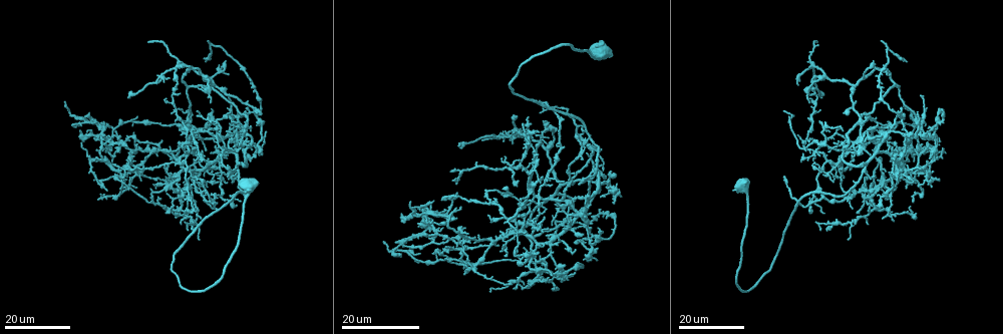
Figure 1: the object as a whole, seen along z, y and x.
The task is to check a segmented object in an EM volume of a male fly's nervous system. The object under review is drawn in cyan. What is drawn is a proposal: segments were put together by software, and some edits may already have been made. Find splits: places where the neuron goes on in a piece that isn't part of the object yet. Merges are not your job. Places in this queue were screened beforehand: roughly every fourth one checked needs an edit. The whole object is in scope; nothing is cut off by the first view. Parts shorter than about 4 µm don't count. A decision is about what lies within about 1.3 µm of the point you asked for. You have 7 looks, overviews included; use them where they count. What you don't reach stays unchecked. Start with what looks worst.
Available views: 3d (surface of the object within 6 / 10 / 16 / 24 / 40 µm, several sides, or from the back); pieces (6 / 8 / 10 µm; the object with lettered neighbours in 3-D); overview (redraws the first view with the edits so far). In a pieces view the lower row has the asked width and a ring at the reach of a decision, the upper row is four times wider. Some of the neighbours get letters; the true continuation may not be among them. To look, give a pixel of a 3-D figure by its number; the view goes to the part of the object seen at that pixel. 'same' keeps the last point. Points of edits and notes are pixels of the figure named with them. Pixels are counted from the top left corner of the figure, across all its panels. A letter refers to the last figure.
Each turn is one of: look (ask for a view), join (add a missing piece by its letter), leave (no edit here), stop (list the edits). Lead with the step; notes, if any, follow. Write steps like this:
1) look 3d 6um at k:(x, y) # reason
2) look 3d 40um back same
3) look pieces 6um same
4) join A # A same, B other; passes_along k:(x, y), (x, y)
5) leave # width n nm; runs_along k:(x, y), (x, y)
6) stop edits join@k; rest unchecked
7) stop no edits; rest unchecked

look 3d 16um at 1:(82, 143)

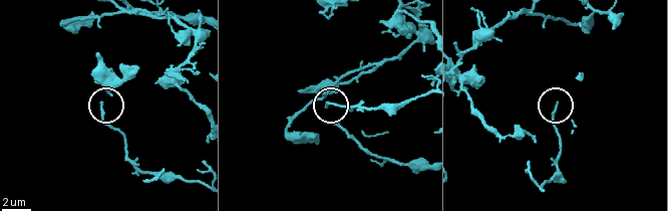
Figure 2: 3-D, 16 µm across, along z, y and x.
look pieces 6um at 2:(327, 106)

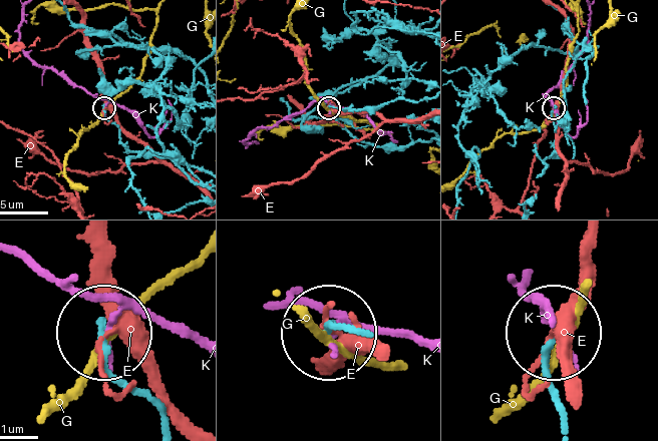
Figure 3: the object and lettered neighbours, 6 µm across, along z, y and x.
leave # width 150 nm; E other, G other, K other; no lettered piece goes on from it

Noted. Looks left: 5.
look 3d 24um at 1:(399, 256) # an open end

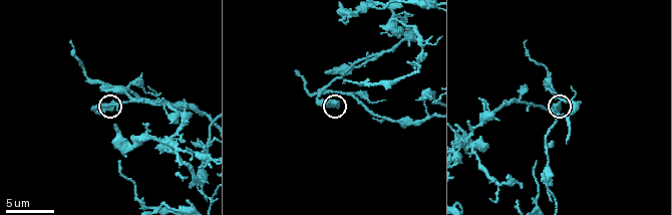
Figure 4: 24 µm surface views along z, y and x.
look pieces 8um at 4:(113, 100)

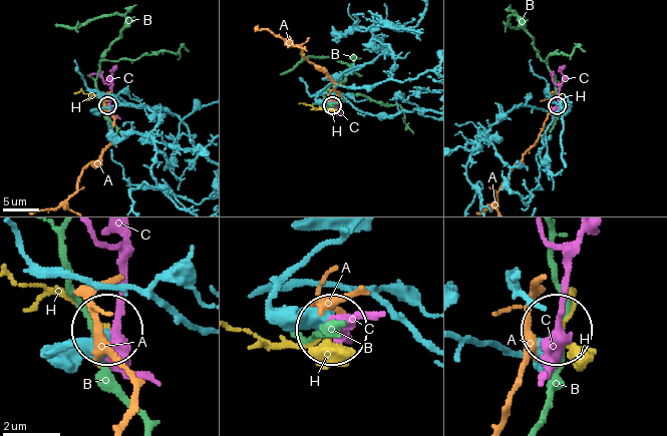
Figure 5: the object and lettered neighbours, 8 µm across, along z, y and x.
leave # A other, B other, C other, H other; no lettered piece goes on from it

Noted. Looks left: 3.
look pieces 10um at 4:(115, 127) # an open end

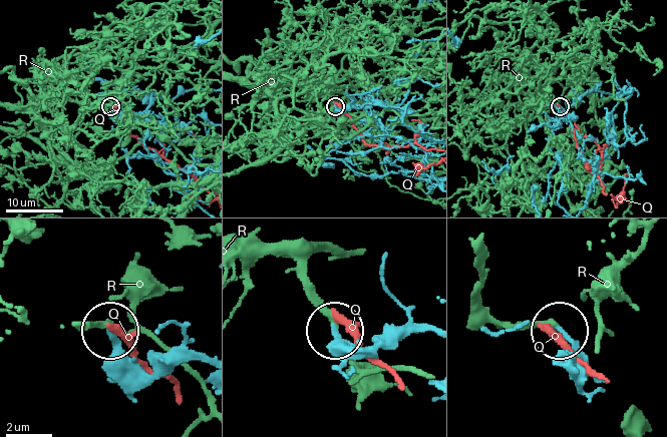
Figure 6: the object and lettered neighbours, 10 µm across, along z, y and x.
leave # width 190 nm; Q other, R other; none of them fits

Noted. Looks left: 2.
stop no edits; rest unchecked

